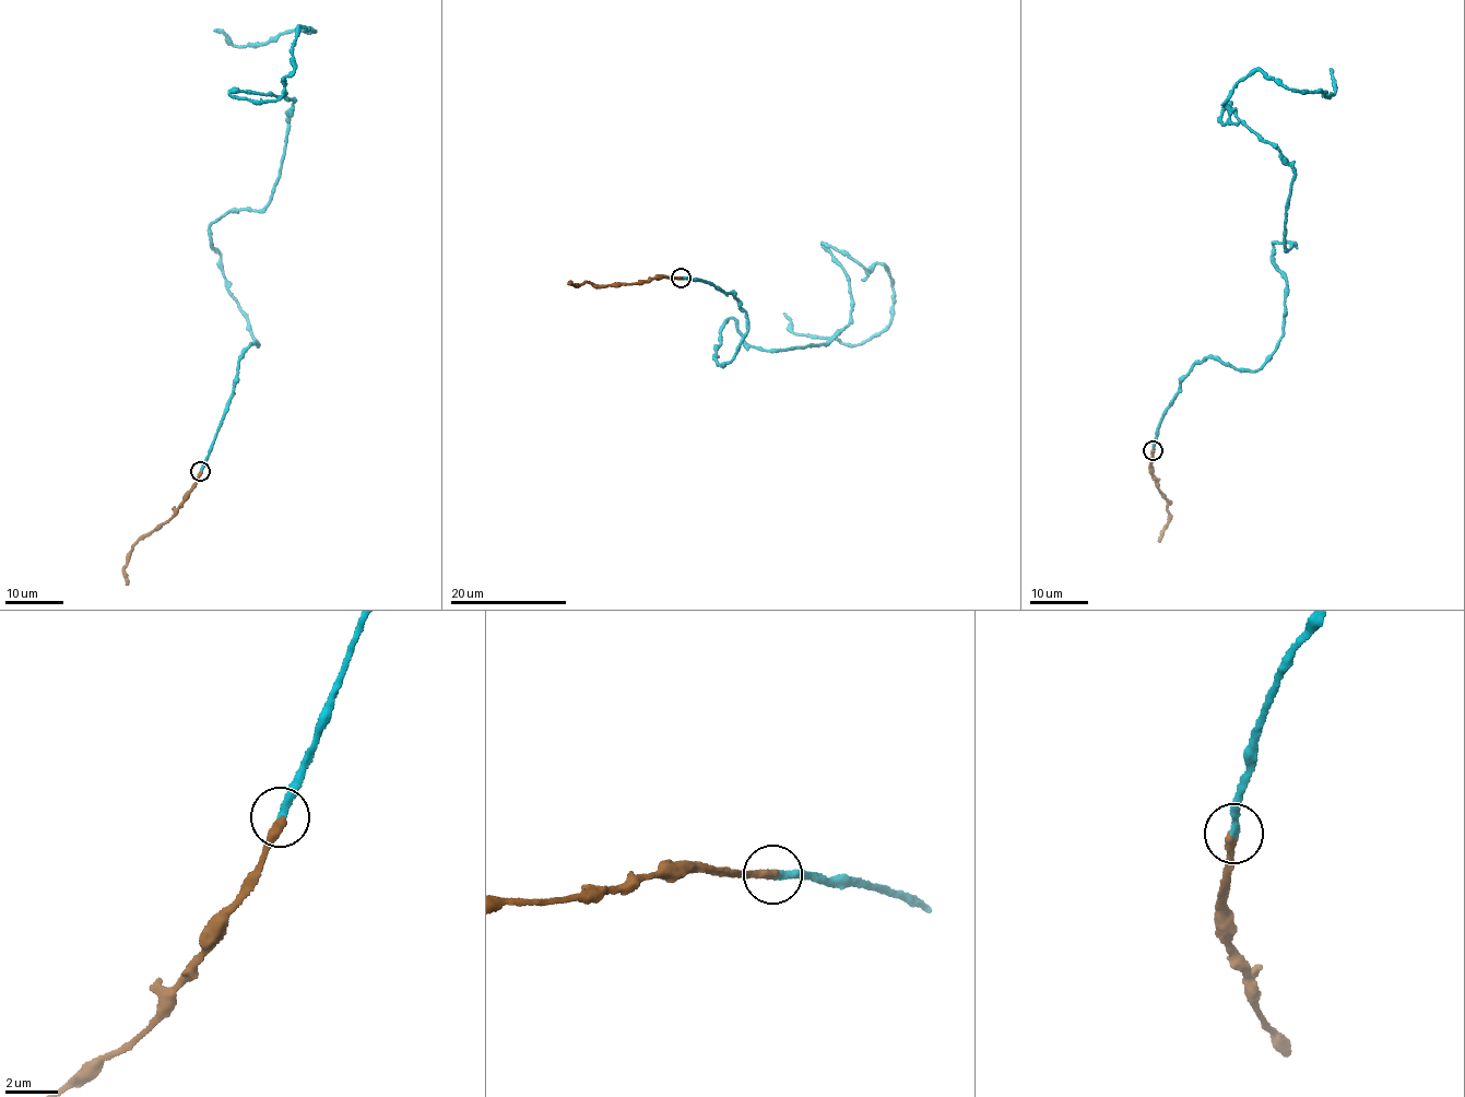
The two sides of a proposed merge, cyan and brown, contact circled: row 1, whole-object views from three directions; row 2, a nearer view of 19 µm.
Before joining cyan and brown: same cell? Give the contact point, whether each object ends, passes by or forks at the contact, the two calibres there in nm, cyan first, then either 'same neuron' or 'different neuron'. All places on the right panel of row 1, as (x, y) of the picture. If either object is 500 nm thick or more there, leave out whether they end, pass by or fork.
(1153, 450) | cyan ends | brown ends | 260/320 nm | same neuron

